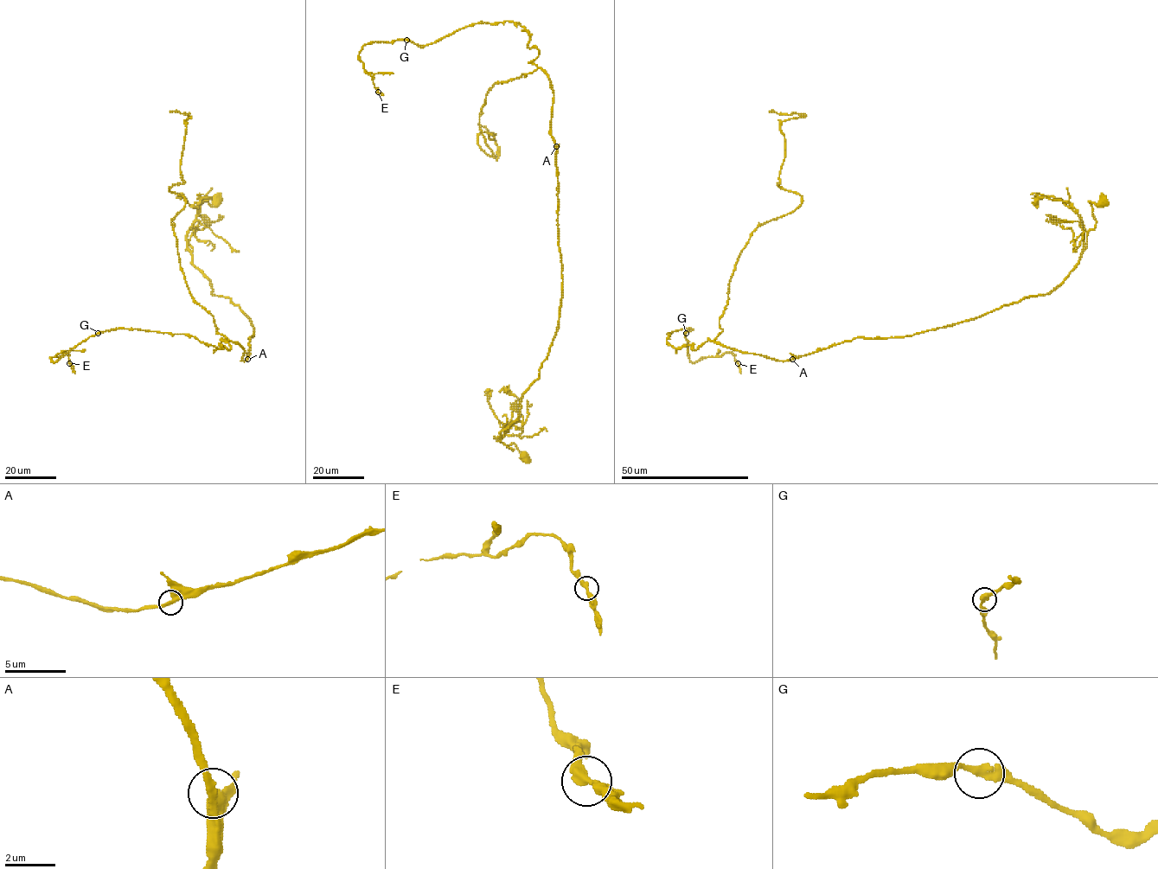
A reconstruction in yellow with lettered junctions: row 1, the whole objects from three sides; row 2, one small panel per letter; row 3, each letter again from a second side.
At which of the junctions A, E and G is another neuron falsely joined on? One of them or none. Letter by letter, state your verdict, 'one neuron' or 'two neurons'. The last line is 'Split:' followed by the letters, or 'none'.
A: one neuron
E: one neuron
G: one neuron
Split: none

